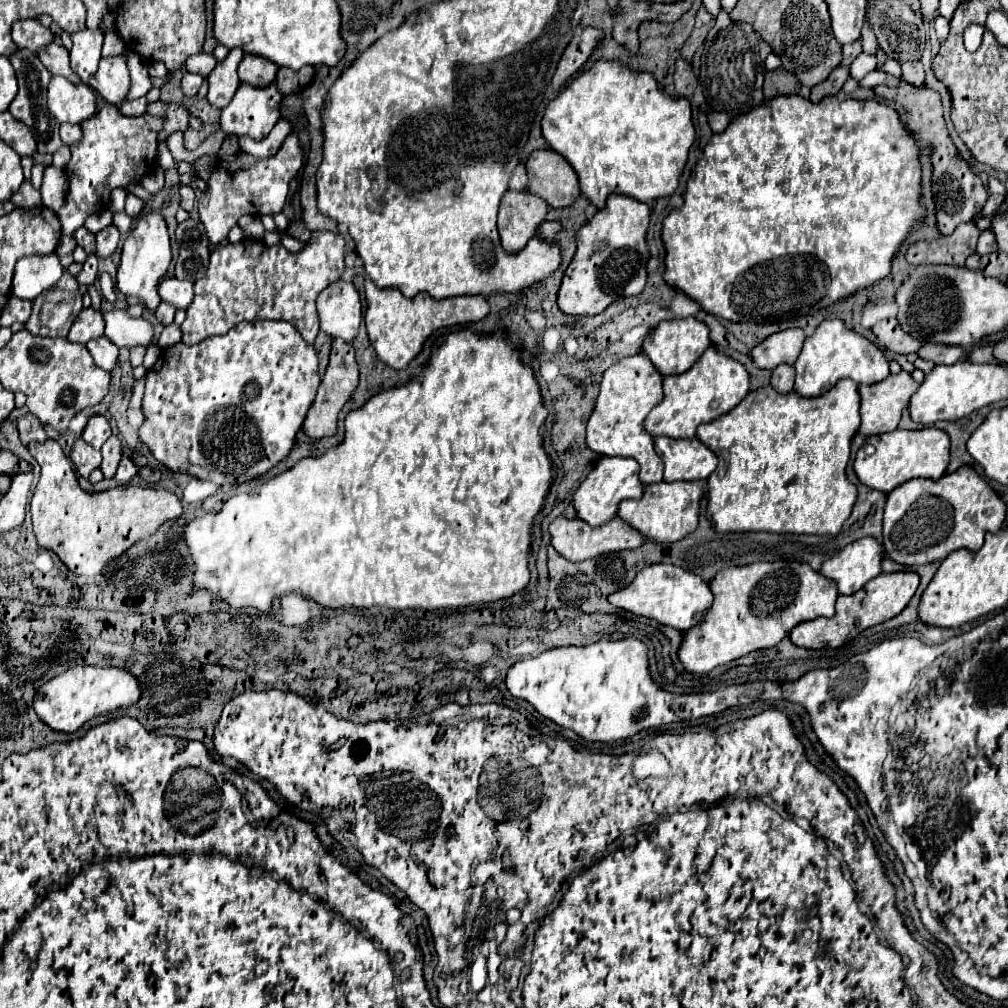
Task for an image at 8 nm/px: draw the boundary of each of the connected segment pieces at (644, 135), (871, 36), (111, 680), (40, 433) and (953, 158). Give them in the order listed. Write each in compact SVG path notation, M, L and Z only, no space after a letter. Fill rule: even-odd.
M598 59L590 69L582 71L554 101L550 101L550 105L546 107L546 113L542 117L542 135L544 139L548 141L550 149L560 153L572 167L574 171L578 173L578 181L580 181L580 191L590 199L590 203L594 203L598 209L602 209L606 205L606 197L612 195L612 193L622 193L622 195L628 195L628 197L634 197L642 203L654 203L658 197L668 197L674 193L674 189L678 187L678 179L682 175L682 167L686 163L686 157L688 157L688 149L692 147L694 143L694 125L692 125L692 109L690 109L690 103L686 99L674 99L670 95L666 95L656 79L650 75L650 73L636 73L632 71L630 67L622 65L620 61L608 61L608 59Z
M867 21L864 24L864 31L862 31L862 49L864 49L864 53L870 53L870 55L876 55L880 49L876 43L876 36Z
M80 665L64 671L62 675L54 677L46 685L42 685L34 697L34 709L38 717L52 727L54 731L62 733L74 733L78 731L86 721L116 711L120 707L130 707L138 703L140 699L140 683L134 675L130 675L124 669L116 667L92 667L92 665Z
M26 413L24 417L18 419L18 431L20 431L20 441L24 445L28 445L30 441L42 441L46 437L42 421L32 413Z
M902 79L896 87L876 85L872 91L880 99L900 103L902 109L908 113L906 129L908 129L910 137L922 139L930 145L932 195L934 195L934 203L936 203L936 223L938 223L940 233L950 235L960 223L968 223L976 215L980 215L980 211L982 211L982 207L988 199L988 191L986 191L984 183L980 181L980 177L960 157L954 141L950 139L950 133L946 129L946 121L944 121L944 115L942 115L940 93L936 93L934 89L928 89L928 87L916 87L916 85L908 83L906 79Z

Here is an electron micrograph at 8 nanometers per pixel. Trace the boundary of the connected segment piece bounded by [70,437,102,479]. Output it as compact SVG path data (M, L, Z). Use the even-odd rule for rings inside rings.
M80 437L80 439L76 439L74 445L72 445L70 459L72 459L72 463L76 465L78 473L80 473L82 477L88 479L88 475L90 475L94 469L100 467L102 455L100 455L100 451L92 449L92 447L90 447L90 445Z

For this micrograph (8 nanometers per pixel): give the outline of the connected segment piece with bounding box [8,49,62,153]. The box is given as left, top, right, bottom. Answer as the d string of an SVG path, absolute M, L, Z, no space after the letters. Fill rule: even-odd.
M16 49L16 53L12 55L10 59L14 71L16 71L16 77L18 77L18 95L14 97L14 101L10 103L8 111L16 117L16 119L22 119L28 127L32 127L34 135L36 135L36 141L38 141L38 151L44 151L44 153L54 153L62 141L58 137L58 129L60 129L60 123L56 119L52 119L52 115L48 113L48 105L46 105L46 87L50 83L50 73L46 71L46 67L40 63L38 55L32 53L32 51L26 51L26 49Z

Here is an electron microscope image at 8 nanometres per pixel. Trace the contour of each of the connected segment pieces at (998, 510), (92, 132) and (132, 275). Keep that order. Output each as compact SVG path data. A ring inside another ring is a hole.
M964 465L958 471L940 477L938 481L918 477L890 491L886 497L884 521L882 521L882 529L884 529L882 547L884 547L884 553L892 561L902 563L902 565L924 565L932 561L942 561L948 553L962 549L962 547L976 553L984 543L984 535L996 533L1002 527L1004 517L1006 517L1004 501L972 467Z
M104 105L94 117L86 119L84 123L80 123L82 127L82 141L72 143L70 151L72 151L72 159L66 165L66 175L68 175L68 195L66 201L62 205L62 209L56 213L60 223L62 223L62 233L64 235L74 235L74 231L78 227L84 225L86 217L98 211L104 211L110 207L110 191L114 187L128 187L130 181L142 183L142 177L154 171L156 165L156 149L158 149L158 141L156 135L162 129L162 119L156 115L140 115L140 117L126 117L118 111L118 107L114 105Z
M158 211L142 213L122 247L122 261L118 267L118 291L128 297L144 299L146 307L154 311L161 302L158 283L166 275L170 261L172 261L172 249L170 249L170 237L164 217Z

